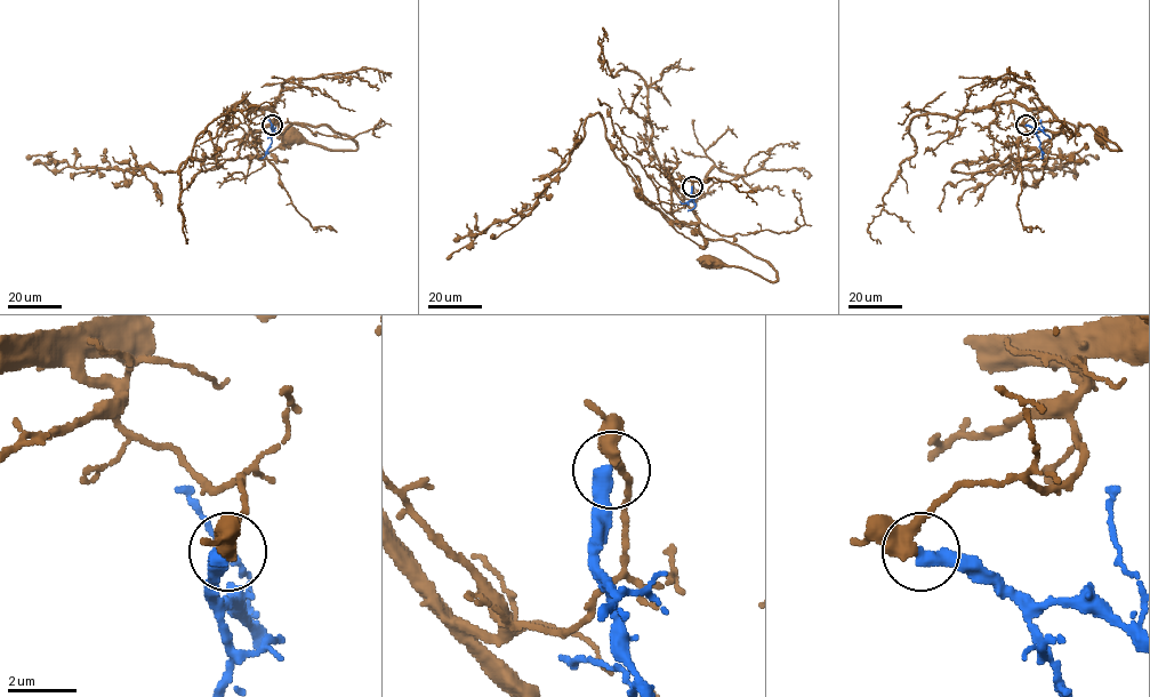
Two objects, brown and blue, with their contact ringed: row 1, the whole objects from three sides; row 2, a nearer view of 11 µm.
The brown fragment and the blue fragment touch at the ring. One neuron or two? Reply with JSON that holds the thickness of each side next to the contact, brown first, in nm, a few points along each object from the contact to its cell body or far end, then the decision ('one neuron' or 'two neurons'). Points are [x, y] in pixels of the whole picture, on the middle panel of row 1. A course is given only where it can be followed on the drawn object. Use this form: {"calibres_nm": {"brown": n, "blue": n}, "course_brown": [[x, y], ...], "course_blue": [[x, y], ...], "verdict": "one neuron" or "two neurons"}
{"calibres_nm": {"brown": 380, "blue": 480}, "course_brown": [[692, 186], [693, 195], [682, 199], [701, 234], [737, 243], [764, 259], [778, 279], [708, 262]], "course_blue": [[692, 186], [692, 200], [680, 201]], "verdict": "two neurons"}

